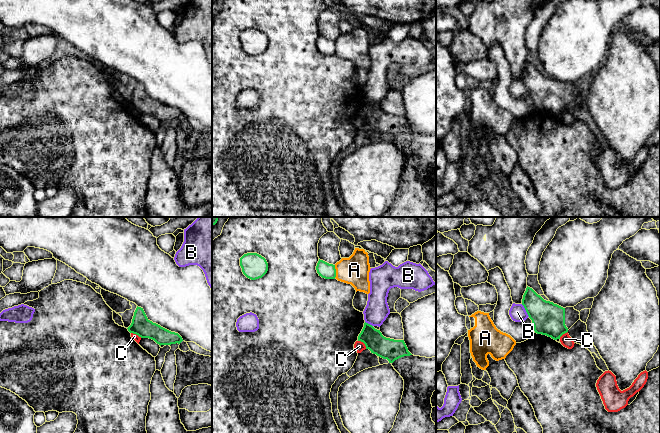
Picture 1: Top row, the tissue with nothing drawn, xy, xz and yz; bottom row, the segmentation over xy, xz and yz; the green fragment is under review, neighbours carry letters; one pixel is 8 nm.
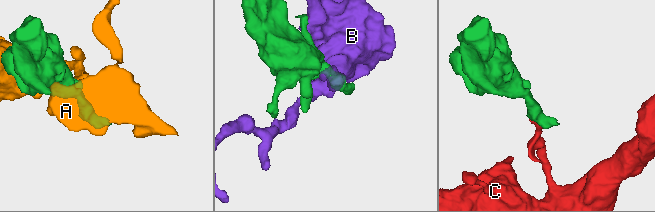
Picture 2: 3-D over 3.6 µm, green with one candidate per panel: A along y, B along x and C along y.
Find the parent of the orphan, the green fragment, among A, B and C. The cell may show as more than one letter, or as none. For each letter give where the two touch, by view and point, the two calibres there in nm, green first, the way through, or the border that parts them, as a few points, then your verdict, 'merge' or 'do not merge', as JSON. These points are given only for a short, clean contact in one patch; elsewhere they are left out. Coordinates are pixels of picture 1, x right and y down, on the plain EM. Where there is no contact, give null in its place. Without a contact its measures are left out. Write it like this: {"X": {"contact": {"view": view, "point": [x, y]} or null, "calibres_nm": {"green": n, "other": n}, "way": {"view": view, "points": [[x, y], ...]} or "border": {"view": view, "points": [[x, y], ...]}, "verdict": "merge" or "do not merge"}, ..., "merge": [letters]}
{"A": {"contact": {"view": "xz", "point": [335, 47]}, "calibres_nm": {"green": 120, "other": 220}, "verdict": "do not merge"}, "B": {"contact": {"view": "yz", "point": [525, 85]}, "calibres_nm": {"green": 260, "other": 140}, "verdict": "do not merge"}, "C": {"contact": {"view": "xz", "point": [363, 118]}, "calibres_nm": {"green": 170, "other": 90}, "border": {"view": "xz", "points": [[358, 116], [366, 124]]}, "verdict": "do not merge"}, "merge": []}

